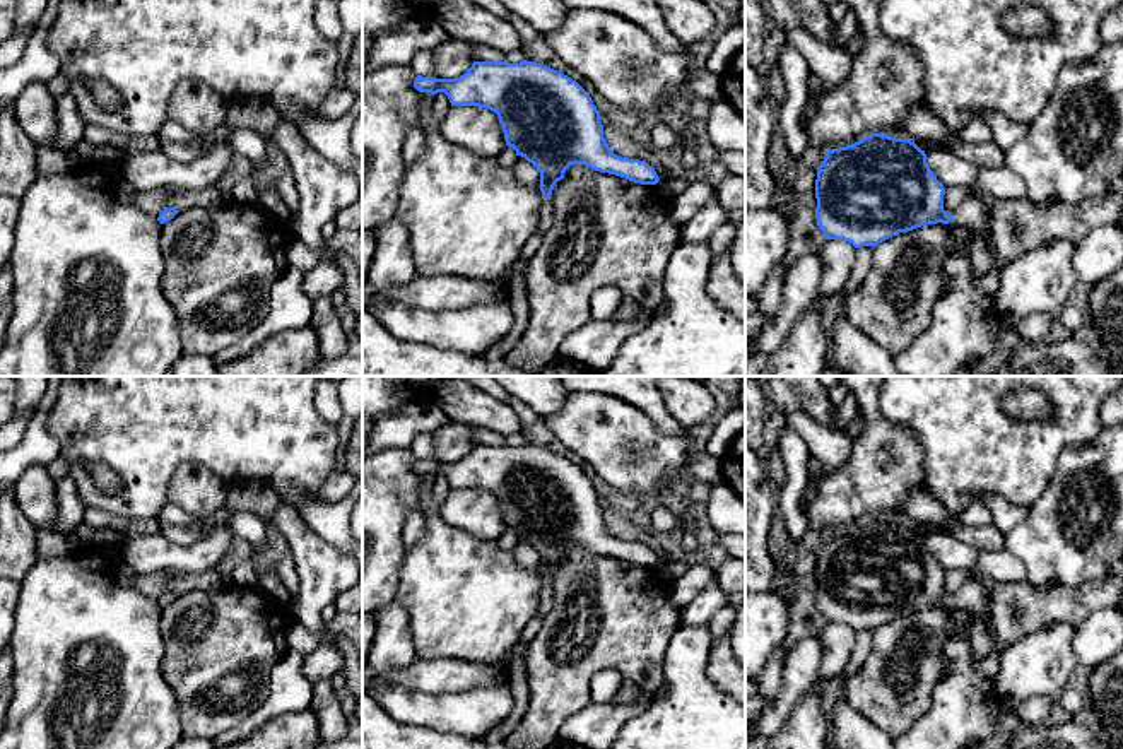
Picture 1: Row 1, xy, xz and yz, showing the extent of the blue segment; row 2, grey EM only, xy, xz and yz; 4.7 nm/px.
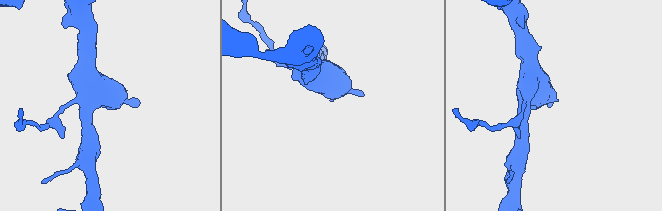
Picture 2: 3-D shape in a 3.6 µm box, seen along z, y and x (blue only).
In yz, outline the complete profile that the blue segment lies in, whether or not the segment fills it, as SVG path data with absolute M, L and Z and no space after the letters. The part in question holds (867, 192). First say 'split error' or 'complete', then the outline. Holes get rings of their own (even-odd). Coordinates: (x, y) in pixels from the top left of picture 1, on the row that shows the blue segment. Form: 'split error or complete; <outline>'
split error; M870 133L826 152L815 180L815 217L826 239L843 239L855 248L873 248L899 233L937 222L988 229L986 212L997 198L969 197L957 210L945 212L944 195L945 188L930 169L925 150L909 139Z

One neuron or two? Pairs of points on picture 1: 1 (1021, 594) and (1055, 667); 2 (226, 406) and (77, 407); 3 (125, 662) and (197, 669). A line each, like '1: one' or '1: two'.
1: two
2: one
3: two

